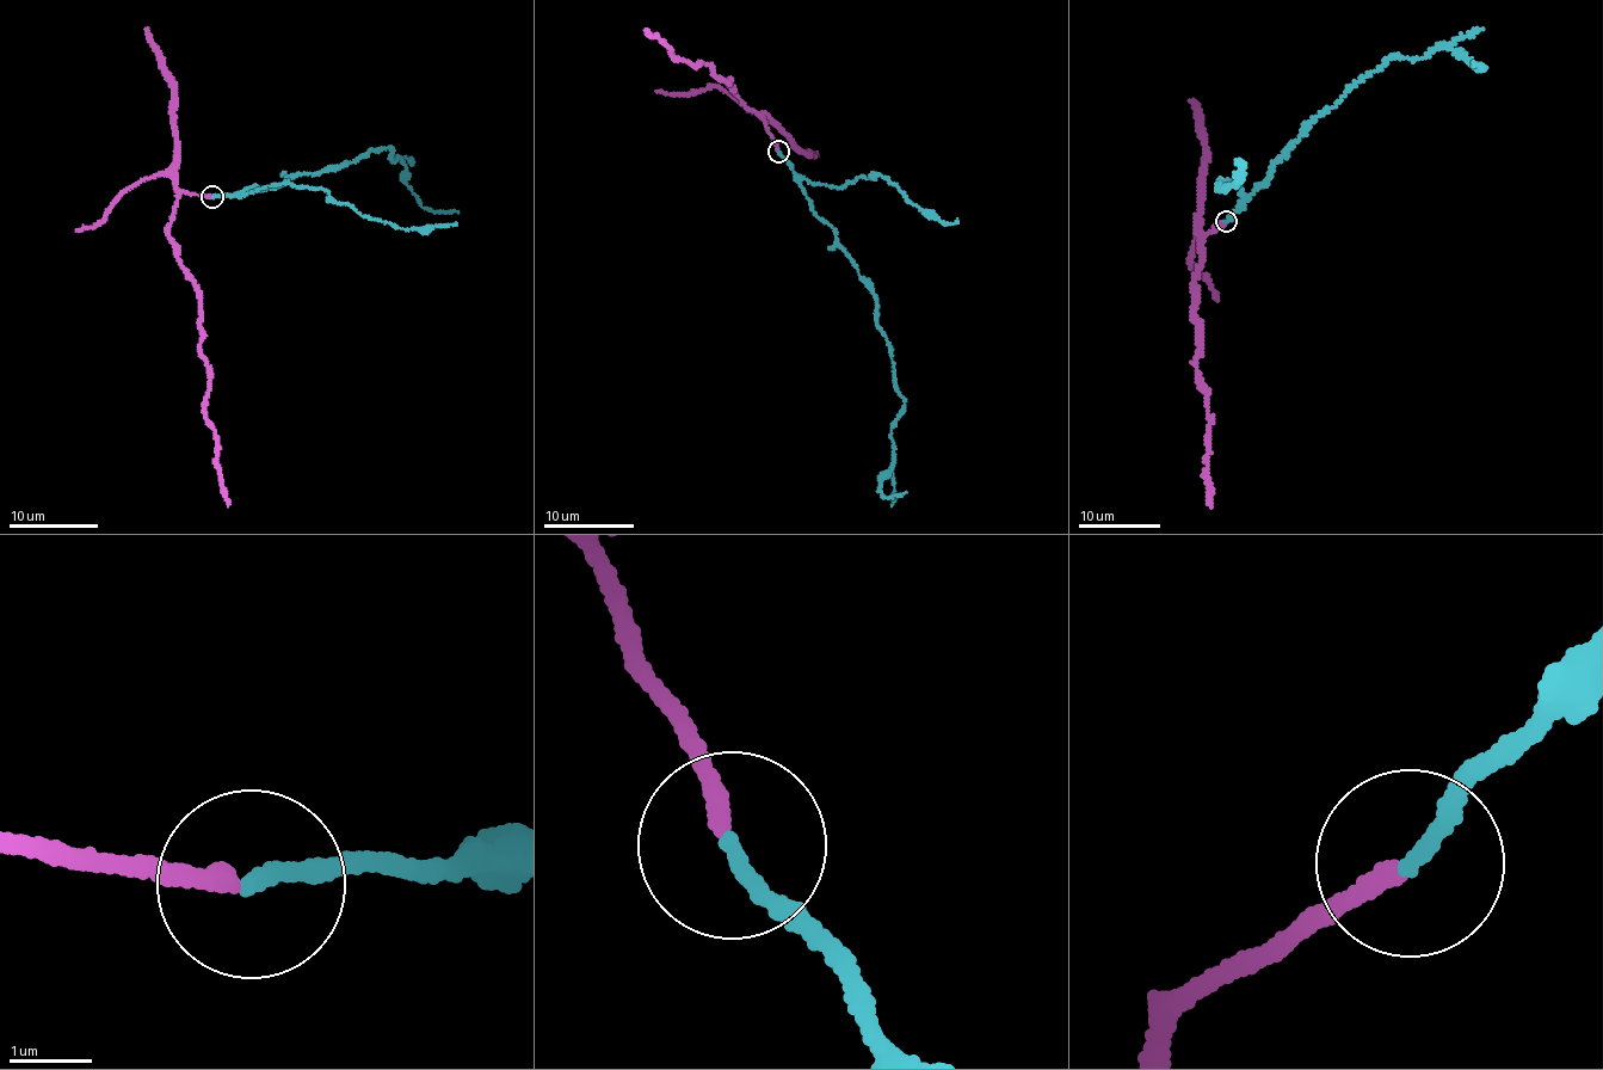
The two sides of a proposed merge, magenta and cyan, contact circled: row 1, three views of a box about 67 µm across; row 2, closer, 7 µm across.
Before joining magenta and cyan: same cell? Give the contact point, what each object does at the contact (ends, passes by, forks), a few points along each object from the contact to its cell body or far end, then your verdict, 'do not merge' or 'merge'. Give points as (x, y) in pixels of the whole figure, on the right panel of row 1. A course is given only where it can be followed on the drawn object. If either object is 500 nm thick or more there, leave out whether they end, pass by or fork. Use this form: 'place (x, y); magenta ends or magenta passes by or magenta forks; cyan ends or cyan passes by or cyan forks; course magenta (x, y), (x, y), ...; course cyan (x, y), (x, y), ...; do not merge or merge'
place (1226, 221); magenta ends; cyan ends; course magenta (1226, 222), (1204, 232), (1191, 289), (1195, 302), (1192, 317), (1198, 326), (1197, 383), (1208, 398), (1210, 506); course cyan (1227, 222), (1313, 120), (1391, 57), (1425, 57), (1436, 47), (1450, 47), (1483, 68), (1472, 66); merge

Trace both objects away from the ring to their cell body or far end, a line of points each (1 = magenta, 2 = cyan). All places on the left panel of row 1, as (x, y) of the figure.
1: (211, 197), (180, 195), (170, 243), (198, 295), (201, 357), (209, 380), (205, 418), (214, 430), (228, 506)
2: (211, 197), (266, 190), (390, 147), (418, 202), (458, 213)

